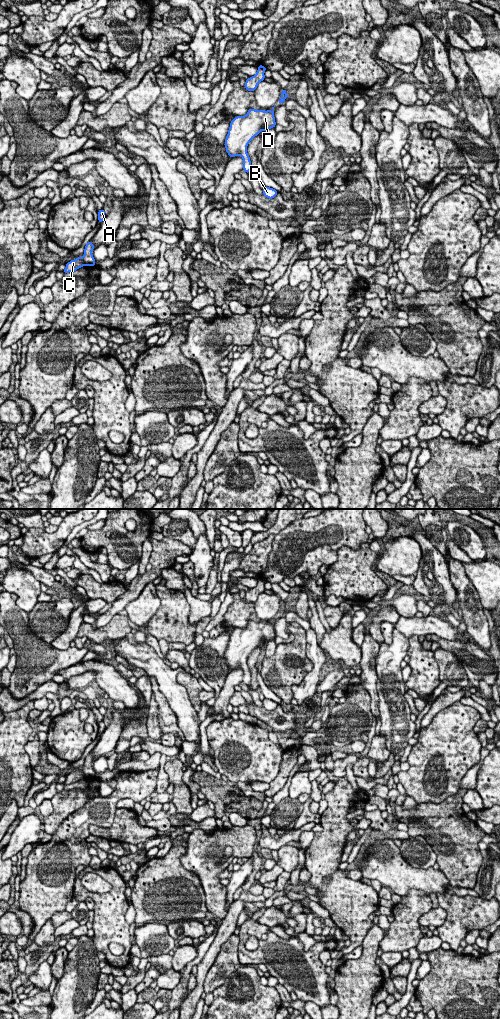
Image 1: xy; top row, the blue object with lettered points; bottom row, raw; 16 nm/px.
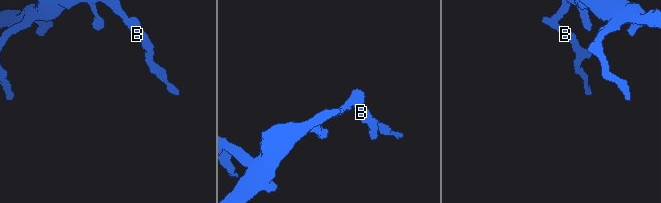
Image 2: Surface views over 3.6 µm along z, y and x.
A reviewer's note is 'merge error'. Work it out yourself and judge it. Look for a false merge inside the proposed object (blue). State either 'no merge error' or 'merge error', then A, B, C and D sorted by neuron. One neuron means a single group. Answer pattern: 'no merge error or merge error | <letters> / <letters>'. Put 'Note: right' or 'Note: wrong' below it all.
merge error | A B D / C
Note: right

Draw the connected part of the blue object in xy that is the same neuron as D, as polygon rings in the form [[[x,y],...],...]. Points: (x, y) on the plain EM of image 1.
[[[248,621],[245,628],[237,628],[230,634],[227,649],[225,651],[226,664],[230,670],[241,668],[243,670],[243,682],[249,685],[251,673],[247,665],[250,653],[263,642],[269,642],[276,637],[273,622]]]

